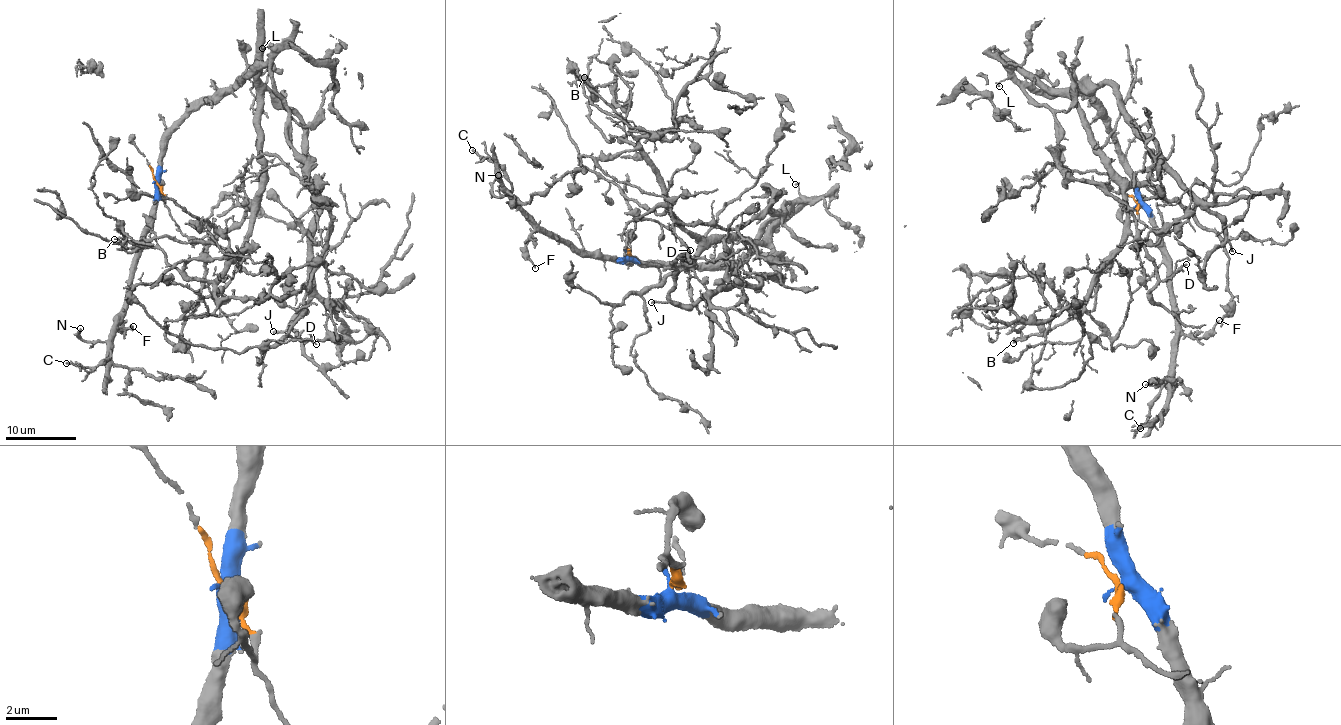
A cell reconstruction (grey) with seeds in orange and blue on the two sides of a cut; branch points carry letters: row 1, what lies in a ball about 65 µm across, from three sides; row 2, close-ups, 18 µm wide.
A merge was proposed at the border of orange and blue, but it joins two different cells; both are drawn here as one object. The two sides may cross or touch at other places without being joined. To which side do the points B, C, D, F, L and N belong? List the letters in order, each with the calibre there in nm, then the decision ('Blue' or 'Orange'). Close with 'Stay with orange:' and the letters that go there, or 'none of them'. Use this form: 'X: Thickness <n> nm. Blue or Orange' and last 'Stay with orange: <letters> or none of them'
B: Thickness 100 nm. Orange
C: Thickness 180 nm. Blue
D: Thickness 90 nm. Blue
F: Thickness 170 nm. Blue
L: Thickness 140 nm. Blue
N: Thickness 150 nm. Blue
Stay with orange: B

